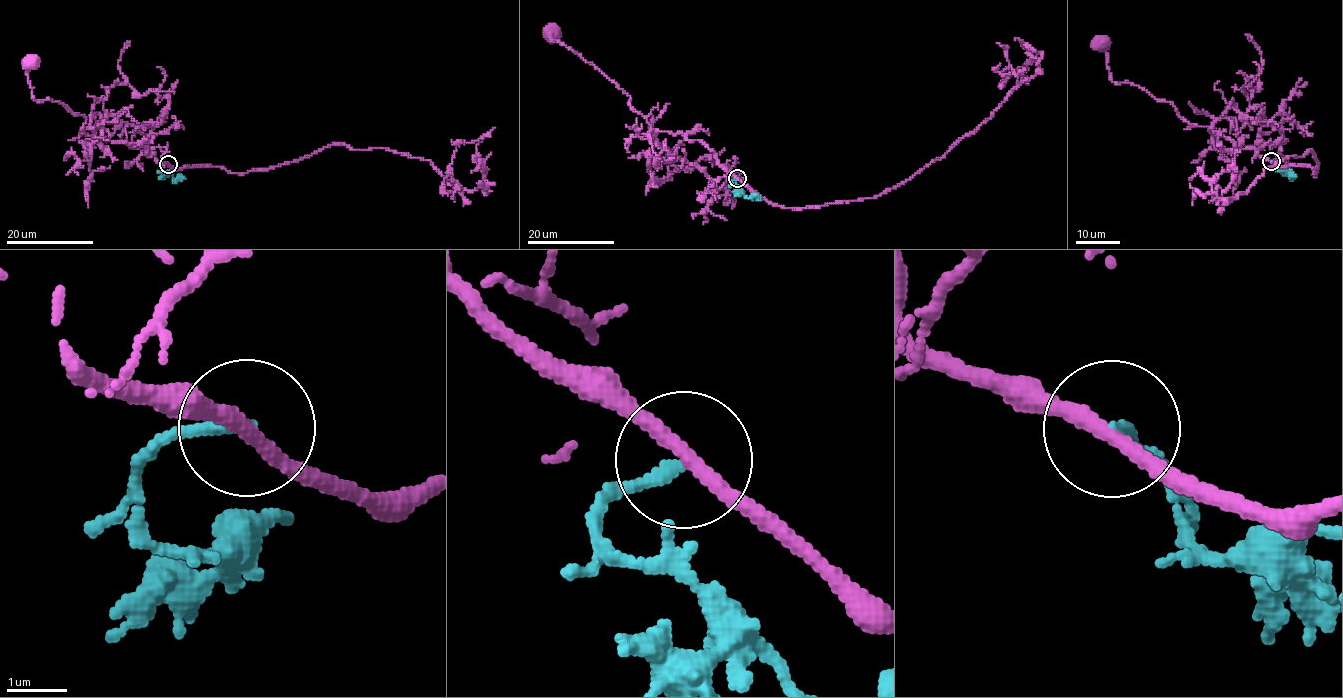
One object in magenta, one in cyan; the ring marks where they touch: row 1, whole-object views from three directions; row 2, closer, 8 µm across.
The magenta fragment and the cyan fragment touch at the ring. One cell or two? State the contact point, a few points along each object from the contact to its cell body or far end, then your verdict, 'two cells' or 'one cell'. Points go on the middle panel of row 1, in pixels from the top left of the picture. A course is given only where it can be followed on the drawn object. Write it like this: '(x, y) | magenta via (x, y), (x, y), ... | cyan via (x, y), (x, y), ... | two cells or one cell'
(737, 178) | magenta via (737, 178), (703, 143), (655, 131), (630, 105), (629, 97), (592, 64), (550, 40), (550, 32) | cyan via (737, 178), (731, 184), (747, 197), (757, 196), (759, 201) | two cells

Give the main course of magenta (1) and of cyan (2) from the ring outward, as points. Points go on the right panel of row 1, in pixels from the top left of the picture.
1: (1271, 161), (1189, 123), (1171, 102), (1136, 85), (1116, 84), (1099, 41)
2: (1271, 161), (1278, 169), (1287, 169), (1290, 177), (1296, 177)

